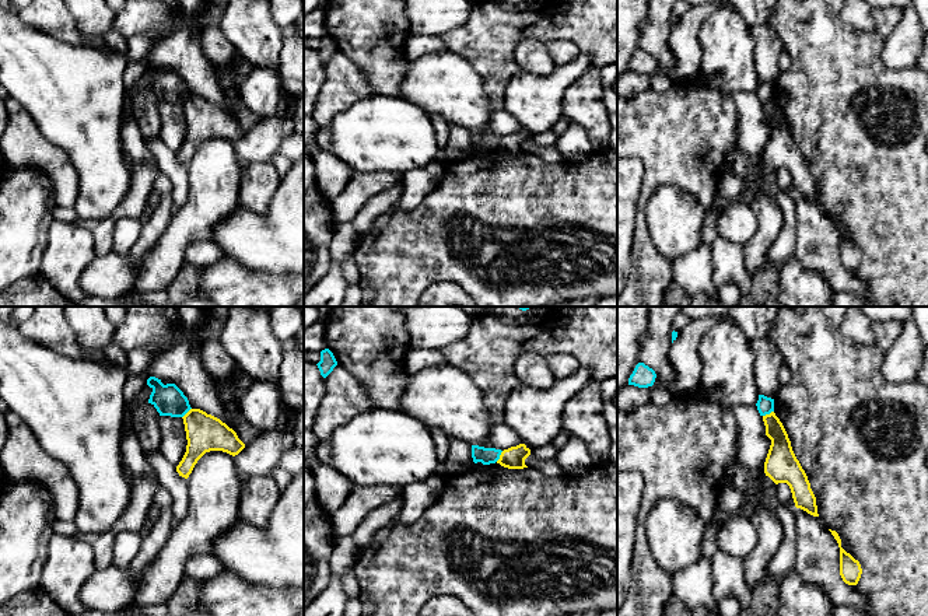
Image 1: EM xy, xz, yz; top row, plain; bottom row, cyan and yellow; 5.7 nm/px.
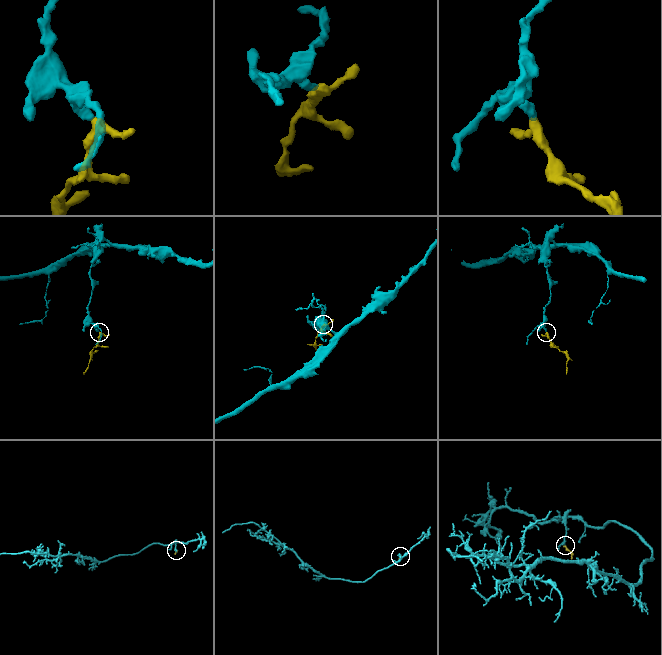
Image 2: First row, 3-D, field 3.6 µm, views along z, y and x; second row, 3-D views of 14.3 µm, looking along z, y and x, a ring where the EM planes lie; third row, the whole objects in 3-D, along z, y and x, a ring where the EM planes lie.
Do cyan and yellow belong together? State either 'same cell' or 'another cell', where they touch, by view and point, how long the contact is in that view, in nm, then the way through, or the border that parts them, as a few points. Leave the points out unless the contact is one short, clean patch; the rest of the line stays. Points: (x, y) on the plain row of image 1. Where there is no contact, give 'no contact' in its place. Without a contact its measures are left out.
another cell; contact xz (498, 143); length 80 nm; border xz (503, 137), (496, 147)

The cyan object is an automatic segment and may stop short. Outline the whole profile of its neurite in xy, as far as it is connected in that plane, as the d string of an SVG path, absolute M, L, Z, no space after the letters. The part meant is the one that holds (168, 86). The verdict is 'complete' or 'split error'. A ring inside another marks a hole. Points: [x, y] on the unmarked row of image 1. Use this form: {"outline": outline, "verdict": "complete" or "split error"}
{"outline": "M150 63L147 71L153 76L148 90L160 102L183 104L192 95L188 84L175 70L164 71L161 66Z", "verdict": "complete"}

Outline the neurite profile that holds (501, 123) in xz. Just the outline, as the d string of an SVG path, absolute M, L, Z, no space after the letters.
M502 108L493 111L487 127L479 133L504 137L519 130L522 130L522 127L519 126L518 120Z

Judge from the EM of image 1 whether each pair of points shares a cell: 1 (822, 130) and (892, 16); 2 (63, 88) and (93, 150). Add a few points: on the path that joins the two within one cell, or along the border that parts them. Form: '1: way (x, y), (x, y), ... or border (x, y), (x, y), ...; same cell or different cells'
1: border (875, 30), (883, 39); different cells
2: way (77, 104), (90, 135); same cell

